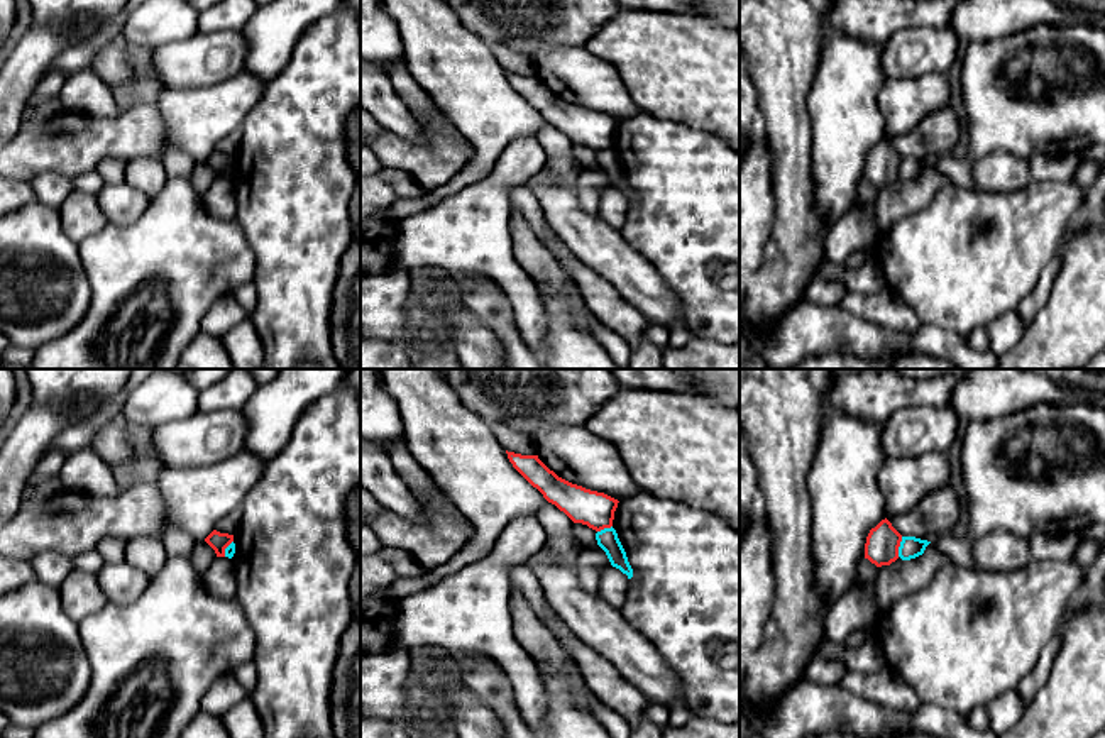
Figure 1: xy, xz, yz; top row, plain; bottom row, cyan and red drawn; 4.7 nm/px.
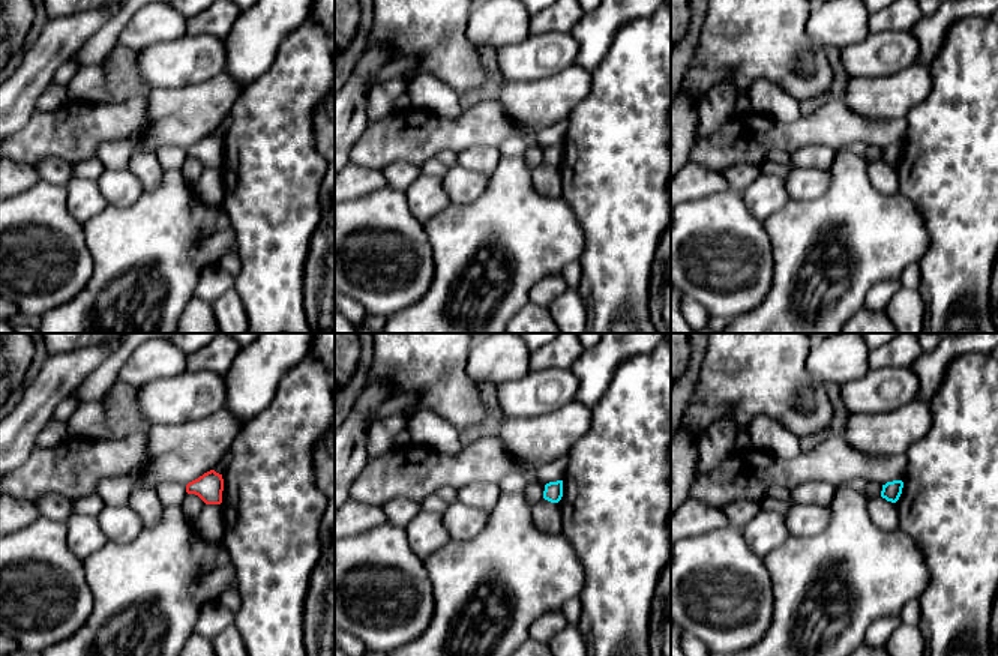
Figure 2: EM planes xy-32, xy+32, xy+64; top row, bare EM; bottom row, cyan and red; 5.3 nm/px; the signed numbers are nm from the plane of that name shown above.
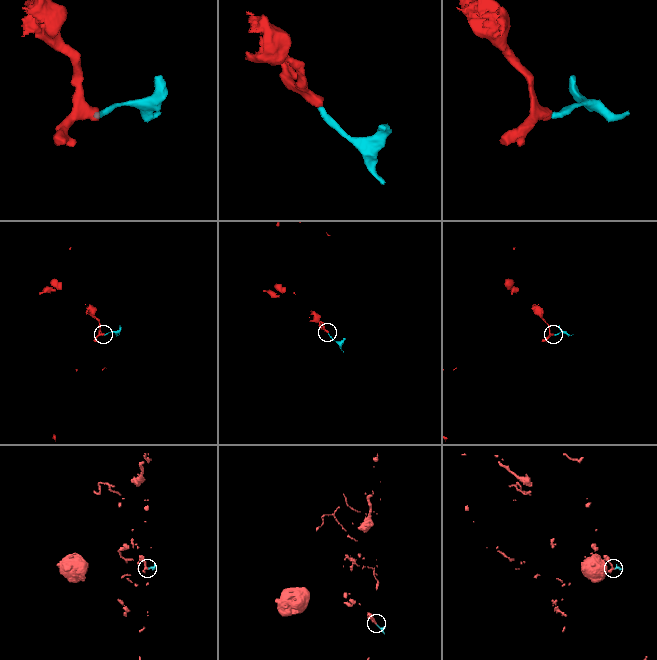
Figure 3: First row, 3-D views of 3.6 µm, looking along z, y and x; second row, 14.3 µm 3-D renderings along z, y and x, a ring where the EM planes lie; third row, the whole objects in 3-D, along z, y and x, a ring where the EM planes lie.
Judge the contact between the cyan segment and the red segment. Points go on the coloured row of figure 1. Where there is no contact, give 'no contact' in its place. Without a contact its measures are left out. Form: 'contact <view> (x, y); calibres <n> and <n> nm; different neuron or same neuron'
contact yz (899, 547); calibres 110 and 160 nm; different neuron

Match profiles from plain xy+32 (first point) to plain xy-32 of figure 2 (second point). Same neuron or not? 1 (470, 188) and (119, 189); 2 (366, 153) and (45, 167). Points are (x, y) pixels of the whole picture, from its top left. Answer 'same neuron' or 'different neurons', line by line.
1: same neuron
2: different neurons

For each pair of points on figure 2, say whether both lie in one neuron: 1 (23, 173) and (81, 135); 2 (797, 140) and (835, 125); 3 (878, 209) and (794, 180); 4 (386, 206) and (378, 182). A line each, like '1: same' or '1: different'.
1: different
2: same
3: different
4: different

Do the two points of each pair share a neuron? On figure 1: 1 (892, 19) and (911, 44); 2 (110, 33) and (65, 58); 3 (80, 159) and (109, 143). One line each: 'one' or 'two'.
1: two
2: one
3: one

